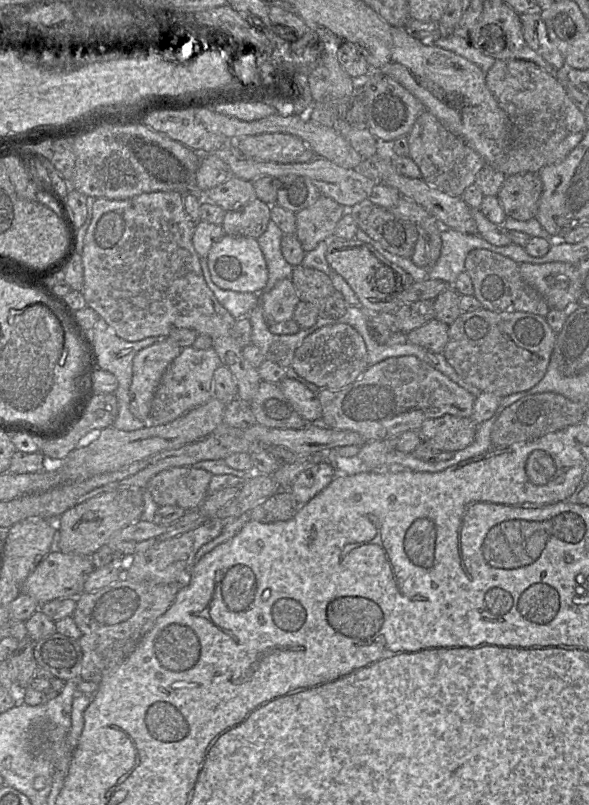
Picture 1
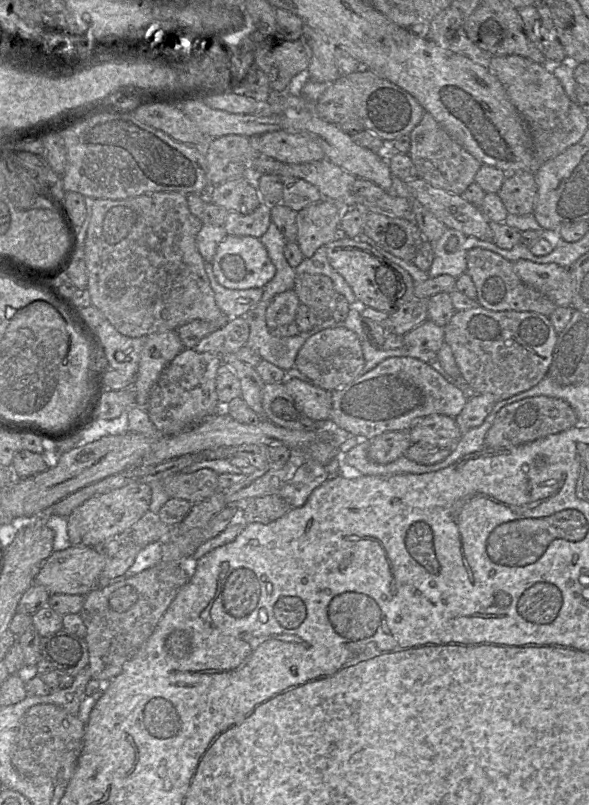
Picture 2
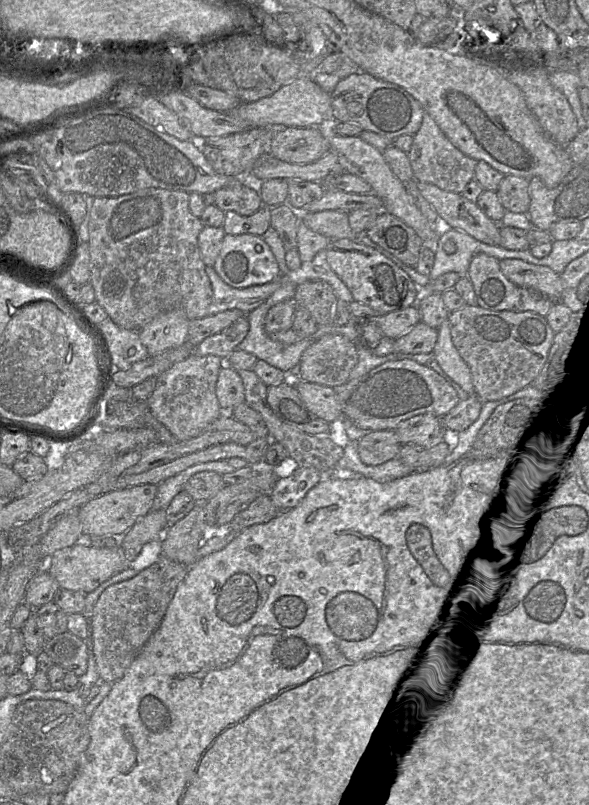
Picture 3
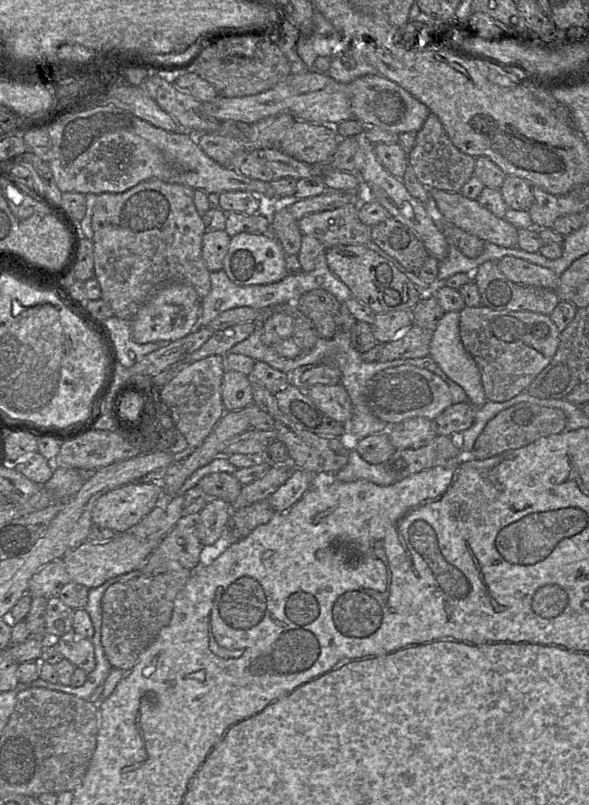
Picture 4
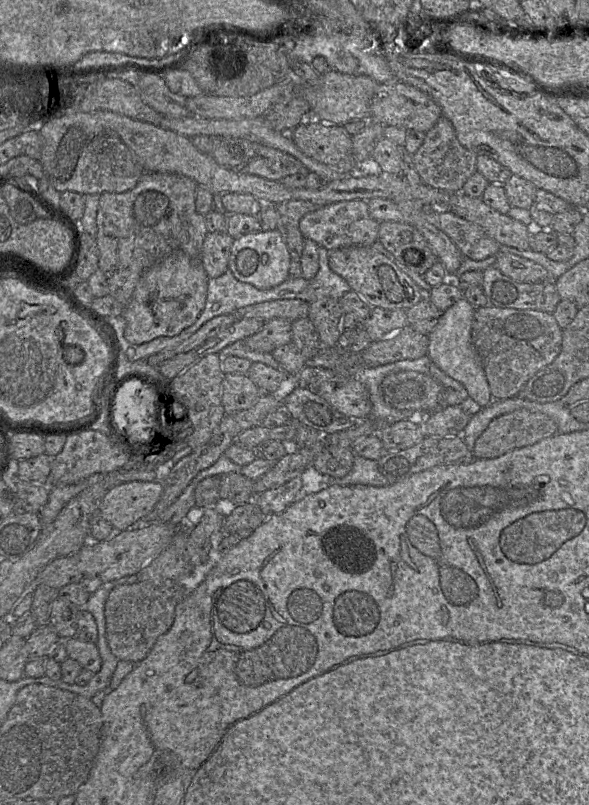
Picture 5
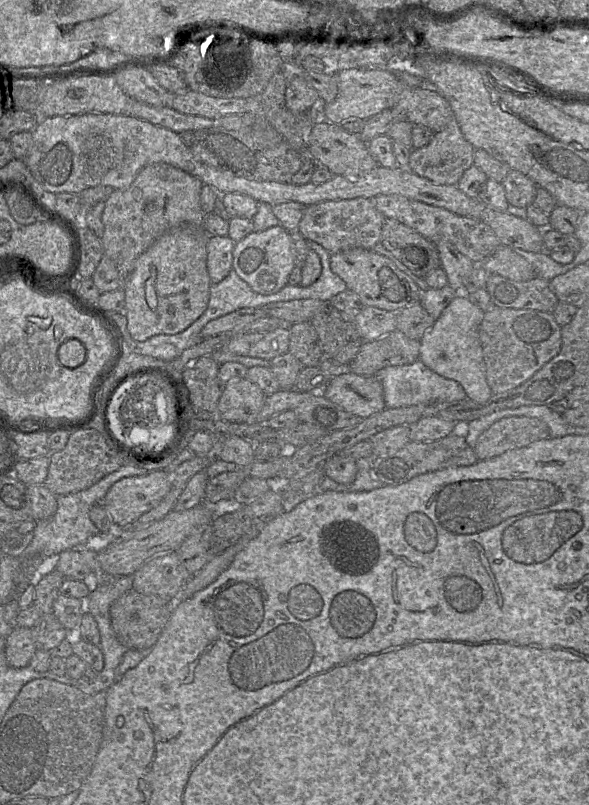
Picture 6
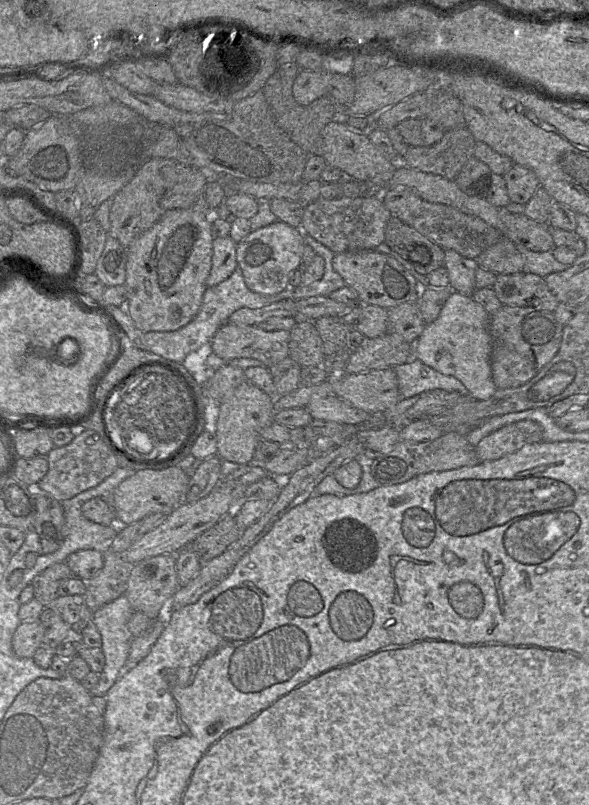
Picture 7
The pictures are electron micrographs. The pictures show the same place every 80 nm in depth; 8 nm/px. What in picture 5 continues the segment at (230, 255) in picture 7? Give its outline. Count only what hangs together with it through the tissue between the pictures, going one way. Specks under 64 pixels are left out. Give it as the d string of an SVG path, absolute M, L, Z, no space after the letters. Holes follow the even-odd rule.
M208 232L206 235L200 261L209 278L216 278L228 270L228 261L234 238L227 232Z

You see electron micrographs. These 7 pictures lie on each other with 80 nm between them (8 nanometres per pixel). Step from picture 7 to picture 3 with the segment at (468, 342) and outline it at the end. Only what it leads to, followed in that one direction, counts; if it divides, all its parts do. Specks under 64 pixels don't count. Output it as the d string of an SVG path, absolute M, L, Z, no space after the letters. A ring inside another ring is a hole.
M448 320L438 328L438 339L433 354L443 371L465 392L474 395L471 371L452 342Z

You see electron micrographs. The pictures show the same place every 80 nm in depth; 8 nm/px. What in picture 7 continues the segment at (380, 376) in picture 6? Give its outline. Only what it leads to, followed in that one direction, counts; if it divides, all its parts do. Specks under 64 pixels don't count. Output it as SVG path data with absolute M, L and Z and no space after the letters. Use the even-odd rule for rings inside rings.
M415 357L393 369L397 375L401 399L409 399L431 390L457 392L468 396L468 390L461 381L441 374Z

